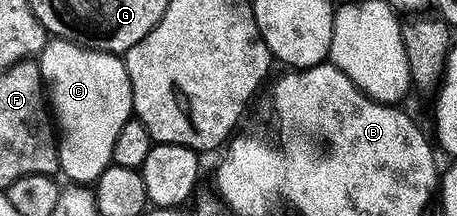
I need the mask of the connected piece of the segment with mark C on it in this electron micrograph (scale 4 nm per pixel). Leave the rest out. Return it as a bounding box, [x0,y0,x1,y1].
[40,40,134,184]

